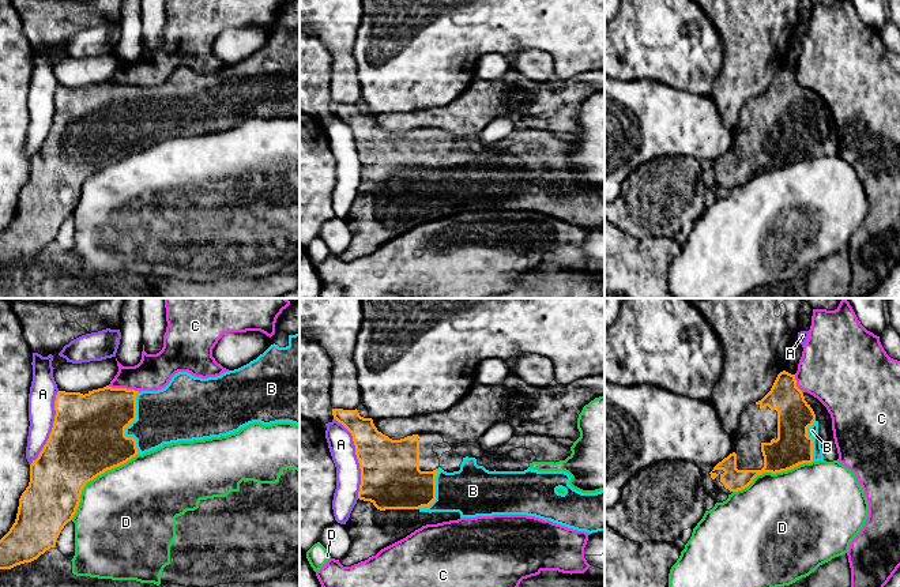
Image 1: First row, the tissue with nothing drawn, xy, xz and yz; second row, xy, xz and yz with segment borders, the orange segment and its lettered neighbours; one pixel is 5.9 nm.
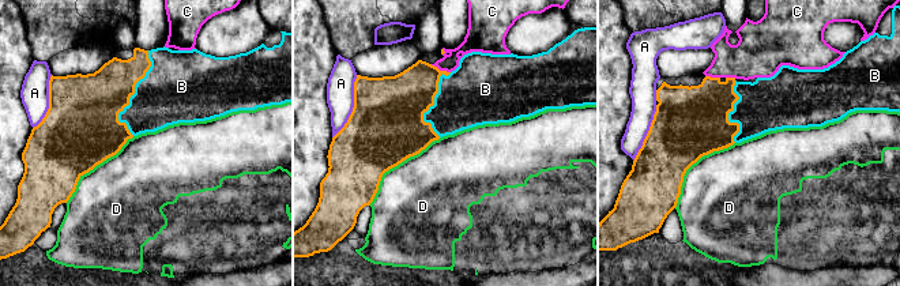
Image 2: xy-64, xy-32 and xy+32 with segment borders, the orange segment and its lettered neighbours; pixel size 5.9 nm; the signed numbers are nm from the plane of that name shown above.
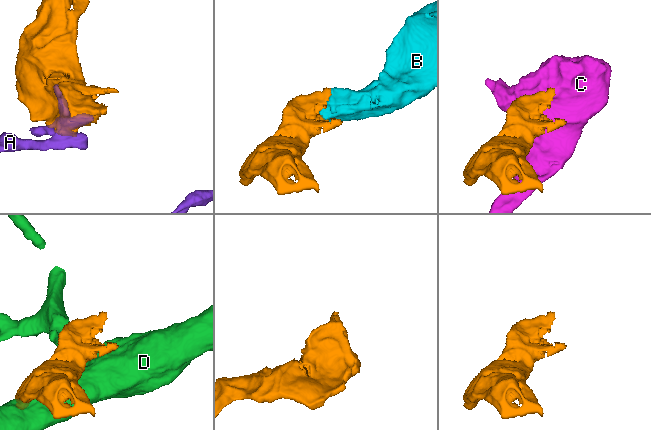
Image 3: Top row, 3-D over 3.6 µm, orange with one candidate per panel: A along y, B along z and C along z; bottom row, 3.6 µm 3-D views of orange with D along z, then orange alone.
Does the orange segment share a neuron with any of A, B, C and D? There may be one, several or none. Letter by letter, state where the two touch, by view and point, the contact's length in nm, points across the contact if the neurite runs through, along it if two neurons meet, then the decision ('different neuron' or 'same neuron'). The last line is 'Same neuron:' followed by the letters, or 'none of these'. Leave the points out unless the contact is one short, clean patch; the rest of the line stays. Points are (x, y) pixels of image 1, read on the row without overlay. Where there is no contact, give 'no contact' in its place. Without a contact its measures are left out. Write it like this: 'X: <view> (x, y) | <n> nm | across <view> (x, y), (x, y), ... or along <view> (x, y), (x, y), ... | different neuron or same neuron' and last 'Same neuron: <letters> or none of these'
A: xz (357, 153) | 500 nm | different neuron
B: xy (128, 120) | 360 nm | same neuron
C: xy (124, 83) | 190 nm | along xy (108, 81), (139, 86) | different neuron
D: xy (94, 172) | 550 nm | different neuron
Same neuron: B

